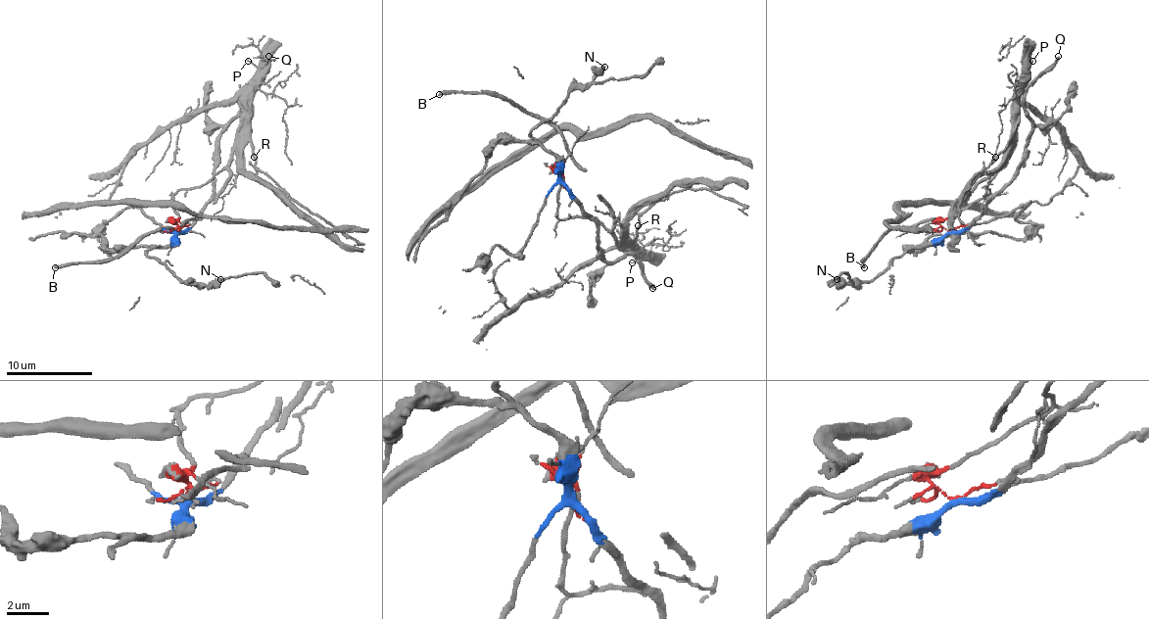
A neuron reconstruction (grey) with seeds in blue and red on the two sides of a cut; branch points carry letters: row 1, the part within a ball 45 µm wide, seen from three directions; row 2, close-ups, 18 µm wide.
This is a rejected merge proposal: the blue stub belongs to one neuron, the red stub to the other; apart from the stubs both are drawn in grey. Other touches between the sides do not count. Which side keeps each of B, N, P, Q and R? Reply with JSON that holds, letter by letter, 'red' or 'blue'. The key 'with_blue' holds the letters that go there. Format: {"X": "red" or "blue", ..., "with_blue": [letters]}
{"B": "red", "N": "blue", "P": "red", "Q": "blue", "R": "red", "with_blue": ["N", "Q"]}

